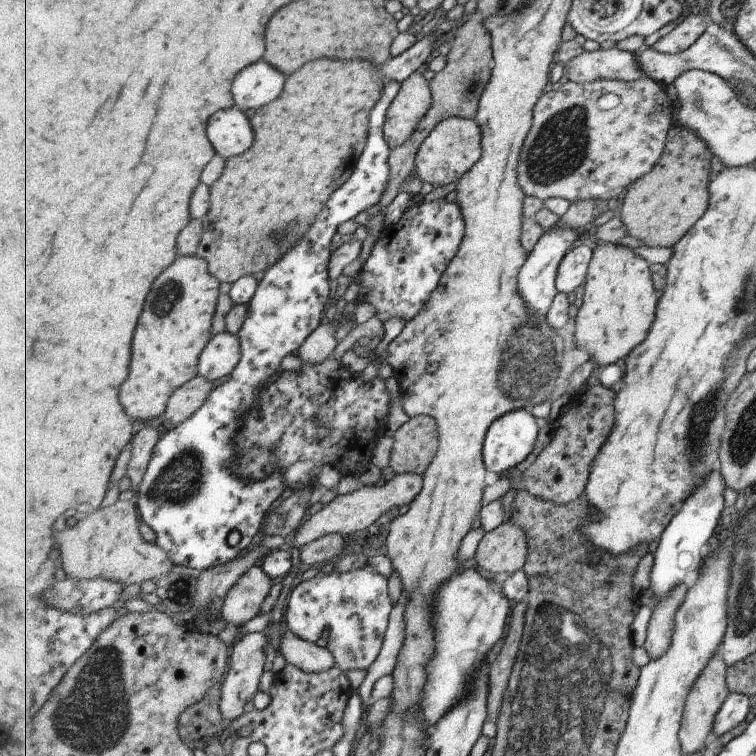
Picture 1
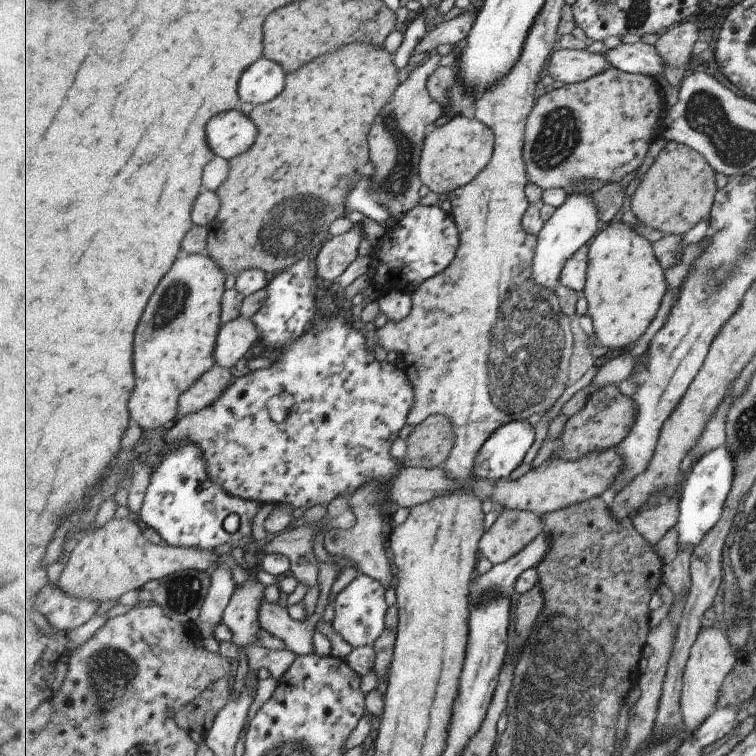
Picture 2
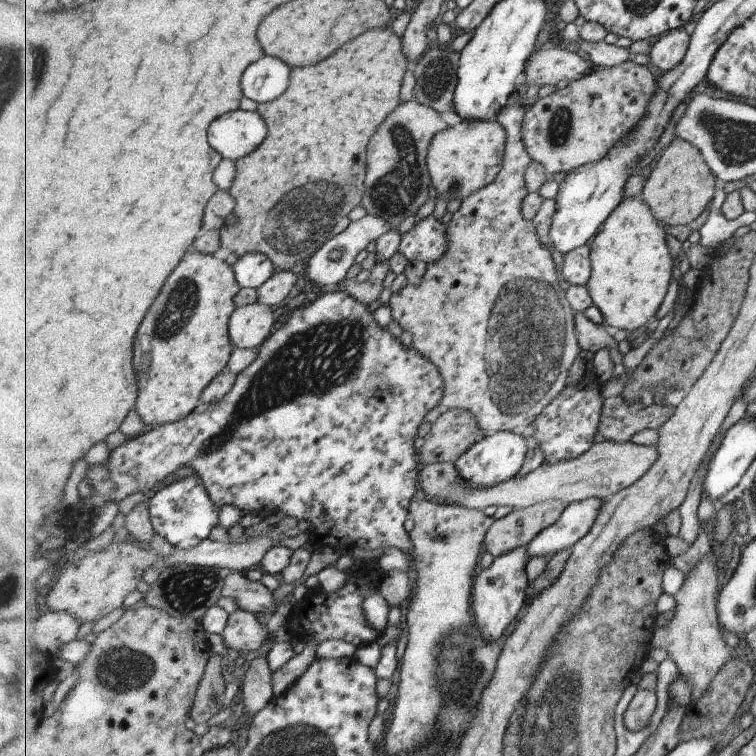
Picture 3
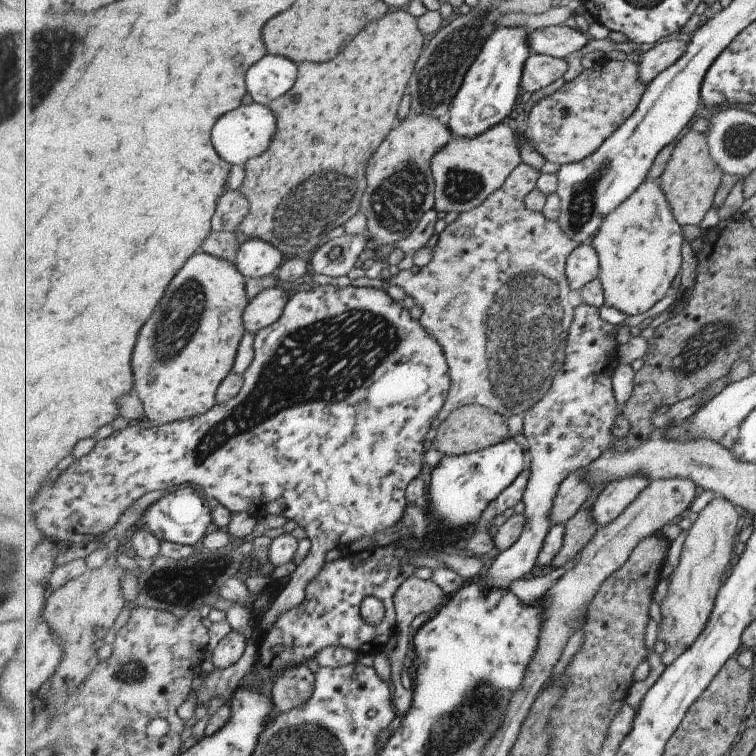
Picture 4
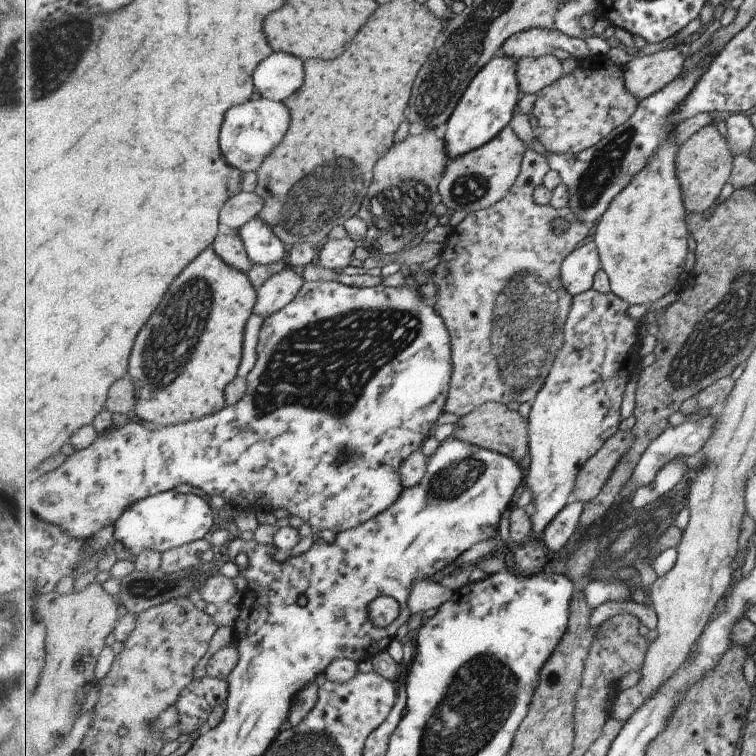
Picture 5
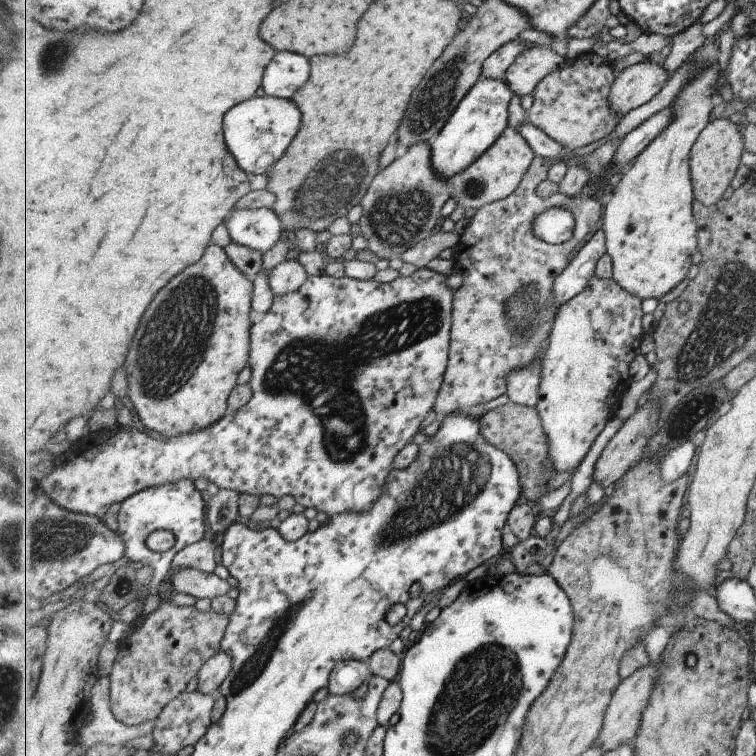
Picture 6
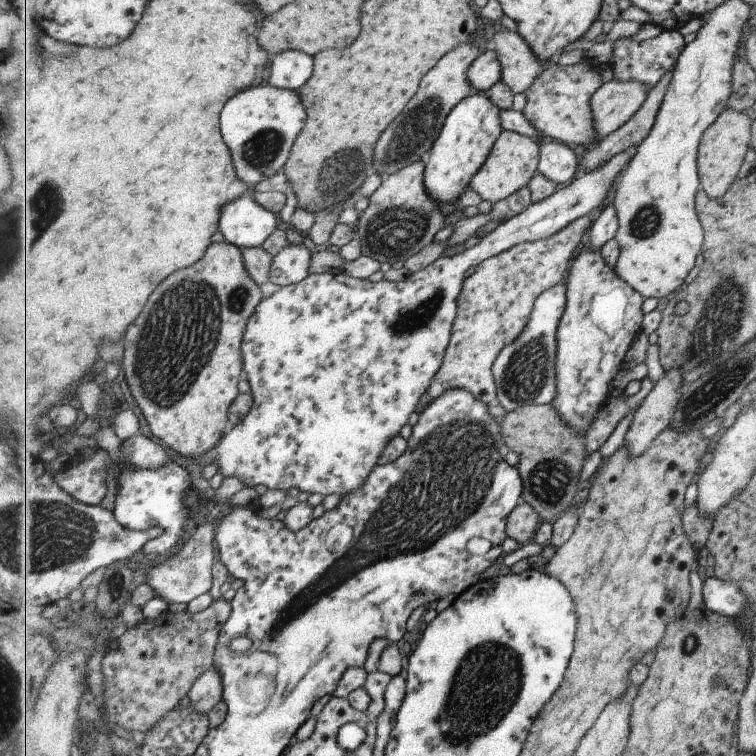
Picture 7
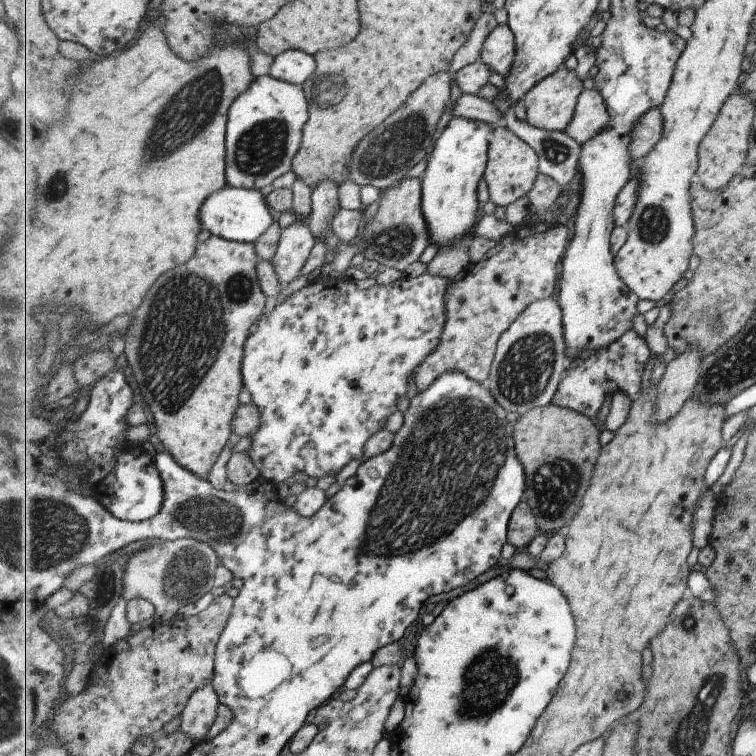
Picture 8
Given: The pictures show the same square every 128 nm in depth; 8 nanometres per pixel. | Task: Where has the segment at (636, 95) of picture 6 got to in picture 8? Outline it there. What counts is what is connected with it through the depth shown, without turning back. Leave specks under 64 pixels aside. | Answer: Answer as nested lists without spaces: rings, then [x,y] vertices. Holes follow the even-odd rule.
[[[585,89],[579,98],[575,120],[571,120],[566,133],[579,144],[587,144],[587,140],[607,130],[609,122],[611,122],[611,112],[607,110],[603,94],[596,89]]]

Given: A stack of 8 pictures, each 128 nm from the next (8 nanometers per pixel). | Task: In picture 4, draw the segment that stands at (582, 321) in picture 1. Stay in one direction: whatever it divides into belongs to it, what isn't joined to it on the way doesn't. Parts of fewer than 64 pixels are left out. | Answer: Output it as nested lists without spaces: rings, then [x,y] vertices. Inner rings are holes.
[[[661,178],[647,179],[627,200],[606,215],[606,220],[598,233],[591,239],[598,252],[601,264],[599,279],[604,286],[606,304],[620,308],[628,316],[651,310],[661,298],[670,293],[679,270],[683,266],[683,228],[677,220],[674,208],[662,187]]]

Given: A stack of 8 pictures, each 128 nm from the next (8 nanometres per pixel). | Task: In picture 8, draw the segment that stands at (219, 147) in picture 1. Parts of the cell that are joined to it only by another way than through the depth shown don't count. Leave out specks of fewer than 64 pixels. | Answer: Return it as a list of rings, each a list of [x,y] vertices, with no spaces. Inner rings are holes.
[[[261,76],[251,87],[241,94],[229,112],[229,126],[226,129],[227,142],[227,182],[230,186],[263,190],[273,185],[275,180],[291,171],[295,156],[303,141],[303,128],[309,120],[309,102],[305,98],[303,86]]]

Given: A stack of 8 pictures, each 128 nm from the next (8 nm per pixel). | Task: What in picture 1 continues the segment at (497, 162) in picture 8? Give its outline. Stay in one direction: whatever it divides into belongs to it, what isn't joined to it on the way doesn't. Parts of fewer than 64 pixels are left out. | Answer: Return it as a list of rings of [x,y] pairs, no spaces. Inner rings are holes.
[[[451,117],[440,122],[419,146],[417,176],[426,187],[447,186],[469,172],[482,159],[482,154],[482,127],[474,119]]]

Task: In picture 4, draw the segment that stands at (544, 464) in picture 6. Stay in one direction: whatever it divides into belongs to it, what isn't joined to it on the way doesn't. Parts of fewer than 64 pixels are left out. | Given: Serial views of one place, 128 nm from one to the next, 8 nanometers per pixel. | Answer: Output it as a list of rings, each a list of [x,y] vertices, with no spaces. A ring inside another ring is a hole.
[[[474,404],[458,408],[453,415],[449,415],[442,420],[437,428],[437,436],[430,444],[440,451],[443,456],[462,455],[494,447],[512,438],[511,434],[509,434],[507,418],[486,406]]]

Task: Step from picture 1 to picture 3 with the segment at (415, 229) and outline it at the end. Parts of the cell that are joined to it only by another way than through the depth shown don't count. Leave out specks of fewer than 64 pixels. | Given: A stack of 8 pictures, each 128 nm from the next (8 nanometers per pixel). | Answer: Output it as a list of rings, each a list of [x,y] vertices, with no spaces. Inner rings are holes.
[[[437,213],[431,214],[416,226],[402,235],[400,242],[400,252],[409,261],[426,261],[441,260],[442,256],[448,251],[449,243],[447,242],[447,232],[445,224],[437,220]]]

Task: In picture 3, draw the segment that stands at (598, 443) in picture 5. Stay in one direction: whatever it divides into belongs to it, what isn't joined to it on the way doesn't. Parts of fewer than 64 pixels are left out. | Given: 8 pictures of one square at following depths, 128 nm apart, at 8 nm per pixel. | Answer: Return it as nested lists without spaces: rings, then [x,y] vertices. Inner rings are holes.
[[[591,368],[580,381],[566,382],[555,400],[551,401],[534,420],[532,444],[542,448],[544,462],[547,465],[578,459],[589,452],[600,439],[602,414],[607,399],[601,394],[602,382],[594,376],[595,372]],[[528,545],[514,548],[511,552],[496,557],[490,567],[479,569],[475,578],[473,604],[475,604],[475,622],[483,624],[483,632],[487,632],[487,642],[495,642],[503,636],[507,626],[515,620],[519,610],[524,608],[527,600],[528,564],[530,554]]]

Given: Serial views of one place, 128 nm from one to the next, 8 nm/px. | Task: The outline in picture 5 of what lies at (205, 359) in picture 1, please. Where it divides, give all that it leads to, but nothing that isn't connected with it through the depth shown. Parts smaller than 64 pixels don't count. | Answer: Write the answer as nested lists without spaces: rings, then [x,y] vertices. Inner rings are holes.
[[[289,265],[281,272],[277,271],[258,290],[258,302],[253,313],[263,315],[265,320],[286,307],[299,294],[305,283],[301,271],[293,266]]]

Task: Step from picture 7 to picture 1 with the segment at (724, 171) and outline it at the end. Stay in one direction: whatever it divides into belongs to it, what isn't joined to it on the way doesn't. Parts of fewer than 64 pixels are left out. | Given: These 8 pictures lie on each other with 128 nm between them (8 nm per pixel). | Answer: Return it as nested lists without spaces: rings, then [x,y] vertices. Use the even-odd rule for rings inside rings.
[[[672,127],[662,159],[653,172],[635,182],[625,196],[621,218],[628,226],[630,236],[639,238],[649,247],[675,246],[705,216],[711,198],[709,180],[713,172],[713,153],[709,150],[688,128]]]

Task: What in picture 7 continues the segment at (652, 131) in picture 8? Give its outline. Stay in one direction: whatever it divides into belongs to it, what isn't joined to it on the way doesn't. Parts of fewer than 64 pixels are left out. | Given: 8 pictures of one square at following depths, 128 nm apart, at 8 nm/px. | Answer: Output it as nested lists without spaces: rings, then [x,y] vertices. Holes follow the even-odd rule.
[[[673,66],[673,70],[667,72],[667,75],[663,76],[662,80],[659,80],[659,84],[647,96],[643,108],[629,122],[622,128],[619,128],[618,131],[613,132],[613,134],[597,143],[597,146],[593,150],[583,156],[579,162],[575,178],[594,171],[609,162],[611,158],[615,158],[617,154],[623,154],[623,152],[627,152],[633,146],[635,148],[641,146],[643,140],[649,136],[651,130],[653,130],[653,126],[655,126],[665,94],[667,94],[669,84],[673,80],[675,67]],[[580,171],[585,173],[579,173]]]

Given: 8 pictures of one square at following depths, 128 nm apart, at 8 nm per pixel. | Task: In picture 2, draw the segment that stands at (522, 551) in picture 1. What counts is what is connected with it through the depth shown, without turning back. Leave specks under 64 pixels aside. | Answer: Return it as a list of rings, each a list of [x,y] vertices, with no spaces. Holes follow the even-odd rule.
[[[505,509],[482,536],[479,556],[498,565],[521,552],[544,531],[542,514]]]

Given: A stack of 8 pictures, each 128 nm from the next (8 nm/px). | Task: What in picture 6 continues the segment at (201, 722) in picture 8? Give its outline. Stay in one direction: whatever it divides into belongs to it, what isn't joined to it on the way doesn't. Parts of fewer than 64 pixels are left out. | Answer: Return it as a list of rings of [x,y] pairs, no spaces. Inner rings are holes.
[[[220,651],[203,664],[198,673],[198,690],[203,694],[218,694],[223,682],[233,670],[233,658],[228,652]]]

